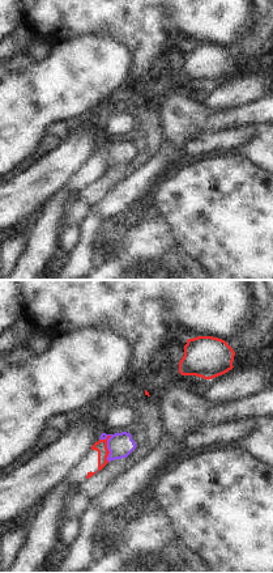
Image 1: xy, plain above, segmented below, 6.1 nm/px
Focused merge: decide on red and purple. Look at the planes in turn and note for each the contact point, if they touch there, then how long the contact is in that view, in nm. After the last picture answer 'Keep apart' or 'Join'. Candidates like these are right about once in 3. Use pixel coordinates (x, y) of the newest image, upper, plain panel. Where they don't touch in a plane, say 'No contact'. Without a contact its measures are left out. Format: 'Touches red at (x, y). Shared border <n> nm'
Touches red at (106, 155). Shared border 170 nm.

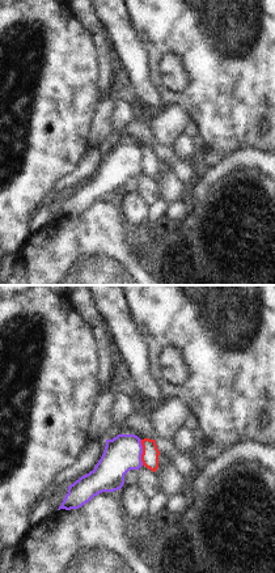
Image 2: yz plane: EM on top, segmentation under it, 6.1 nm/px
Touches red at (143, 160). Shared border 160 nm.

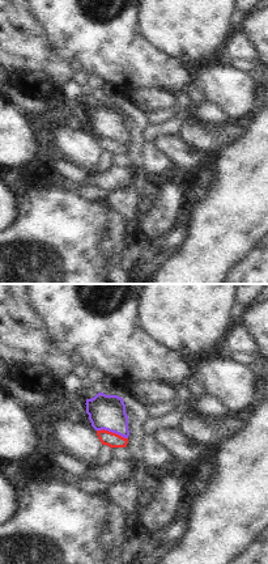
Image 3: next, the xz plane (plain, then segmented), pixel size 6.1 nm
Touches red at (111, 139). Shared border 200 nm.

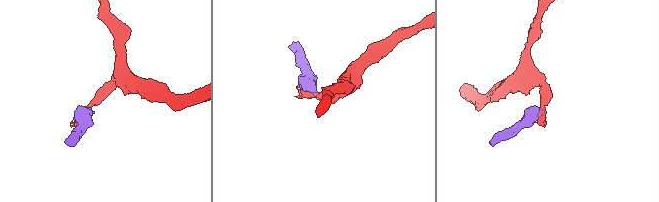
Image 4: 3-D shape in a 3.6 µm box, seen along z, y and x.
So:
Keep apart.

